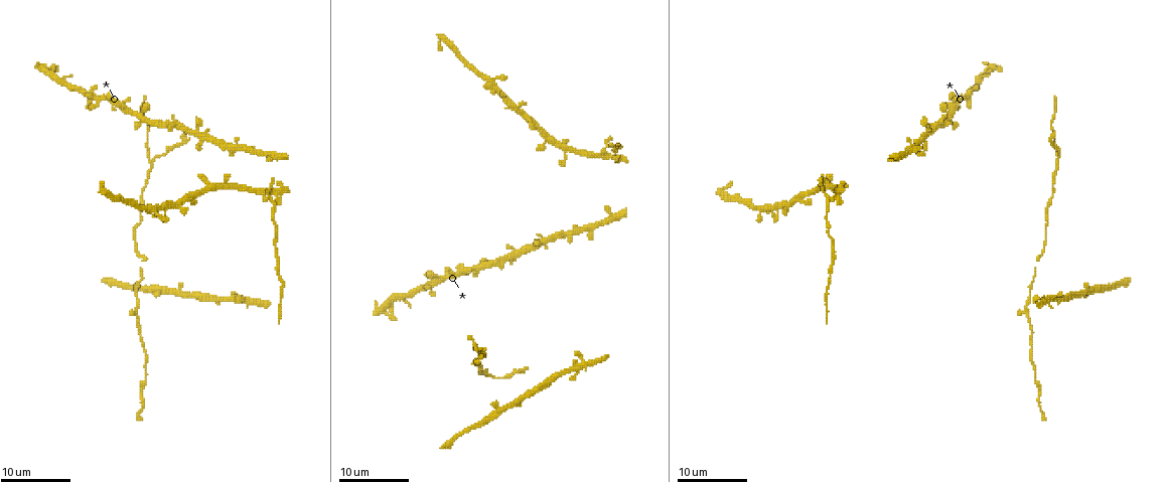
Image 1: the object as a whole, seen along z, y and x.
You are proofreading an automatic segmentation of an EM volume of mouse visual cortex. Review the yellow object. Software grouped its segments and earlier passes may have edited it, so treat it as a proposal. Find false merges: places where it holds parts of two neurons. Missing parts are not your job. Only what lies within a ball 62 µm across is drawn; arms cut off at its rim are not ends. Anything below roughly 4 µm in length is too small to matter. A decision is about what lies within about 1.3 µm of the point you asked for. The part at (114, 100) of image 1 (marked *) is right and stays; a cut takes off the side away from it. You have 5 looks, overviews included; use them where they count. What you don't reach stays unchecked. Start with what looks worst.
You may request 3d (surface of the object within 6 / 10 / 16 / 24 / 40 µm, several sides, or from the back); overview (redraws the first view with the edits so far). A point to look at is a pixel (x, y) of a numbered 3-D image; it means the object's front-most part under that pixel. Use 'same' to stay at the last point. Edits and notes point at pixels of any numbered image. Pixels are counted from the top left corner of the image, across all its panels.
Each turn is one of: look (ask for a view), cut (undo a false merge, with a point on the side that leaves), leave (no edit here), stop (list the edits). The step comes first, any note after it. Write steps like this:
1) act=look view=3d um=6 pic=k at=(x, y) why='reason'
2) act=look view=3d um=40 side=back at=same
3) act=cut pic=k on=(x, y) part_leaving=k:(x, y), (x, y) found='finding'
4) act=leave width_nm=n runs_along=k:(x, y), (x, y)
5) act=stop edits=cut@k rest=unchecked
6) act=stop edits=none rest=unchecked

act=look view=3d um=10 pic=1 at=(150, 163) why='side arm on a straight run'

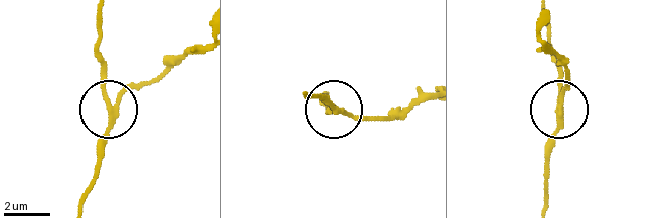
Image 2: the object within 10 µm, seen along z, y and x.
act=cut pic=2 on=(132, 87) arms=3 found='two neurons meet here'

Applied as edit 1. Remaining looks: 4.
act=look view=3d um=16 pic=1 at=(142, 277)

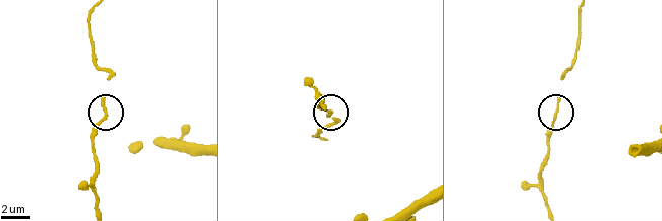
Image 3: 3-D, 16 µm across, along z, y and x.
act=look view=3d um=6 pic=3 at=(104, 112)

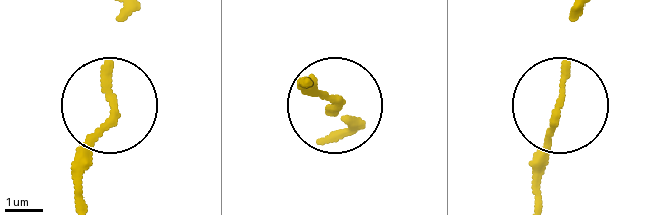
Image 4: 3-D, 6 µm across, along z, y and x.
act=leave width_nm=240 found='one neuron here'

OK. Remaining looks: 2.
act=look view=3d um=10 pic=1 at=(968, 92) why='three arms meet'

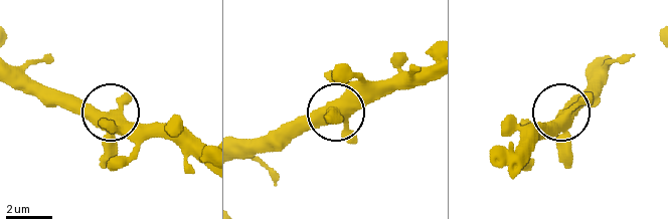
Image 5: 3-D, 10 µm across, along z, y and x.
act=leave arms=3 found='one neuron here'

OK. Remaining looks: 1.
act=stop edits=cut@2 rest=unchecked

